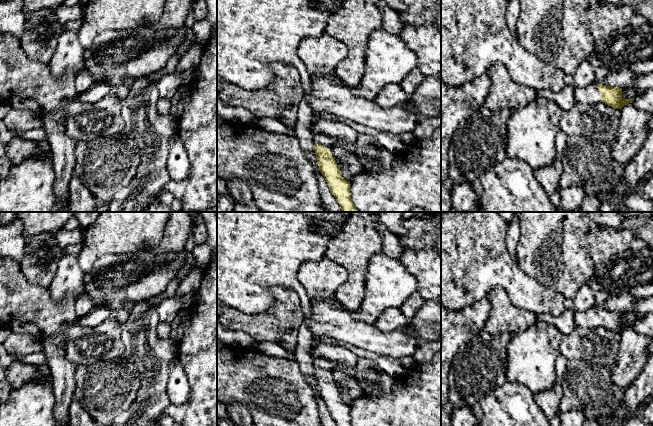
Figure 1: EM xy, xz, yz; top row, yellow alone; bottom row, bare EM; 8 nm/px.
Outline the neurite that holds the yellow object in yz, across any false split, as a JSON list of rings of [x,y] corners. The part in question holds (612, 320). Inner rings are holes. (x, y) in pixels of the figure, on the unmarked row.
[[[594,307],[584,311],[577,312],[574,315],[574,321],[578,329],[595,328],[600,325],[615,332],[620,333],[634,323],[623,323],[622,312],[610,311],[606,309],[596,309]]]

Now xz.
[[[313,347],[309,350],[309,353],[313,358],[315,367],[314,375],[317,381],[318,391],[327,406],[329,414],[337,426],[352,426],[350,420],[350,405],[342,401],[340,391],[328,373],[337,366],[327,359],[314,357]]]

